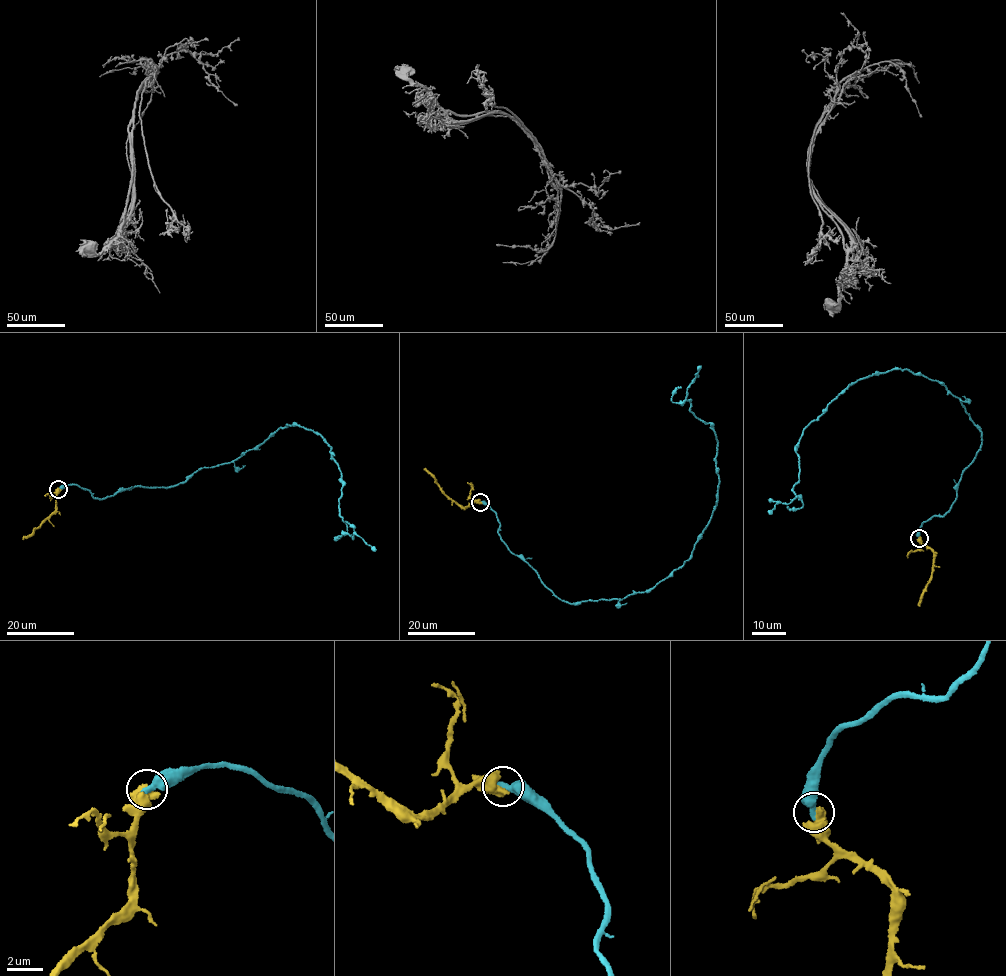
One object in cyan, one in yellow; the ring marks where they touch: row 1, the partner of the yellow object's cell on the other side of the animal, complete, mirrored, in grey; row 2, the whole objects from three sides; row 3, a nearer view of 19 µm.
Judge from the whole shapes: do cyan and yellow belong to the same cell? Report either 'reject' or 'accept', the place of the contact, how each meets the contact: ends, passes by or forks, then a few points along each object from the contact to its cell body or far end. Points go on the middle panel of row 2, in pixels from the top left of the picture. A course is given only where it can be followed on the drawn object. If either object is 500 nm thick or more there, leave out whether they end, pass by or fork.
reject; at (480, 502); cyan runs (480, 502), (562, 600), (650, 590), (690, 557), (716, 504), (717, 442), (685, 399), (699, 365); yellow runs (480, 502), (461, 506), (444, 493), (433, 476), (423, 469)

